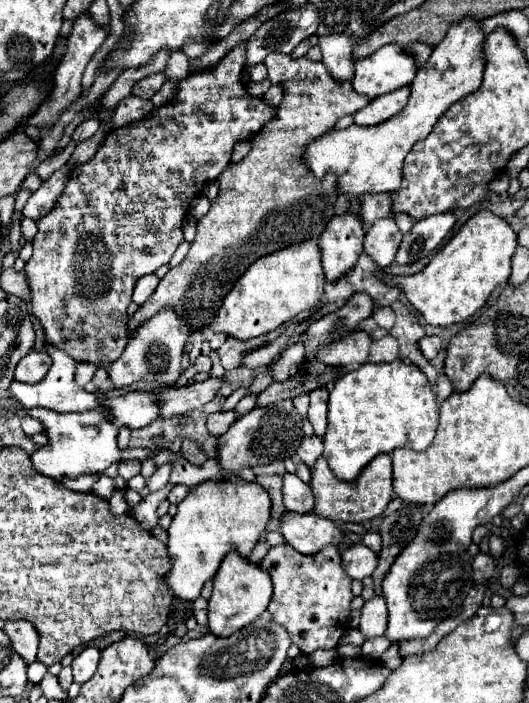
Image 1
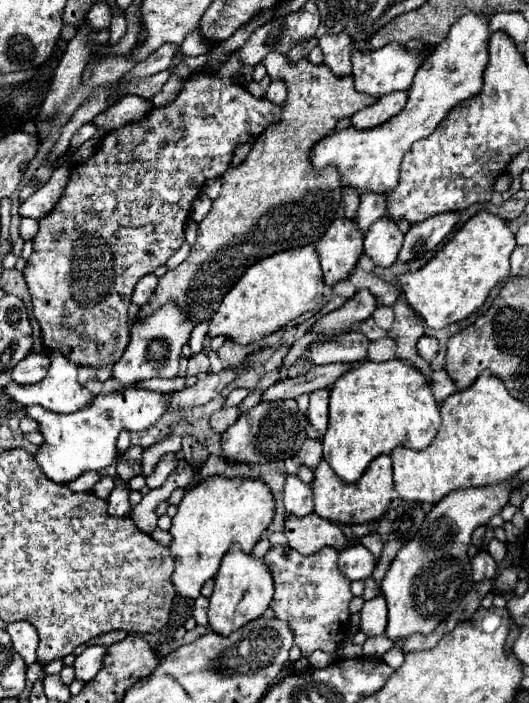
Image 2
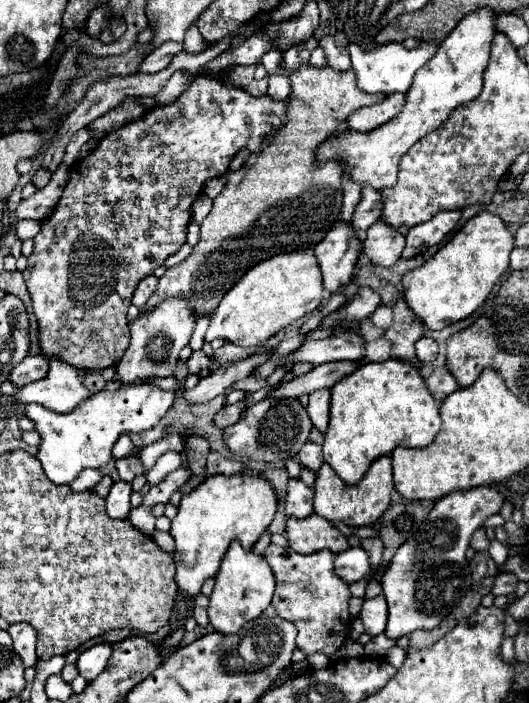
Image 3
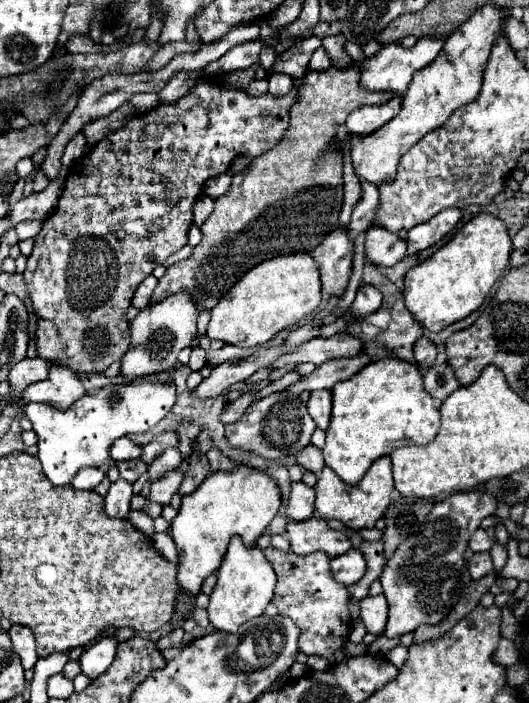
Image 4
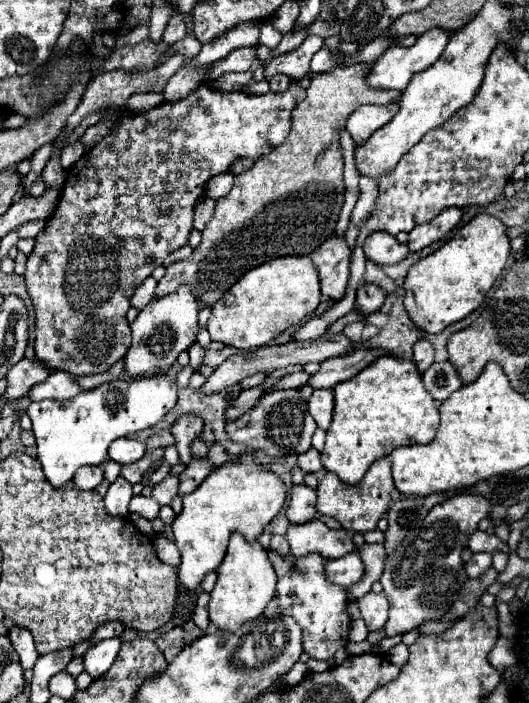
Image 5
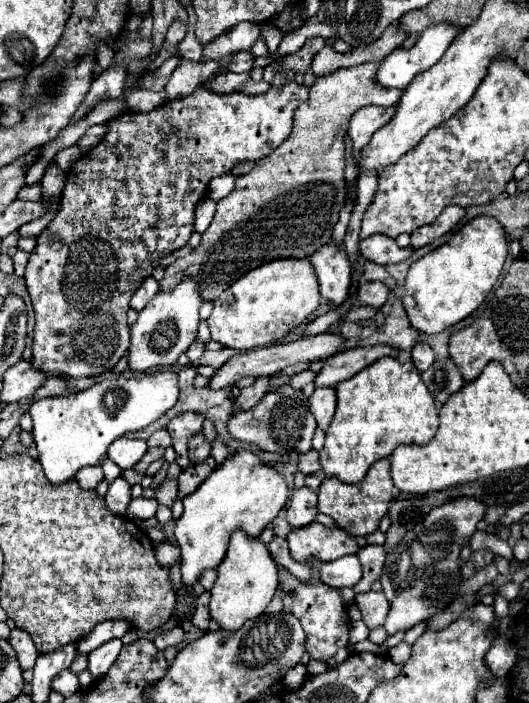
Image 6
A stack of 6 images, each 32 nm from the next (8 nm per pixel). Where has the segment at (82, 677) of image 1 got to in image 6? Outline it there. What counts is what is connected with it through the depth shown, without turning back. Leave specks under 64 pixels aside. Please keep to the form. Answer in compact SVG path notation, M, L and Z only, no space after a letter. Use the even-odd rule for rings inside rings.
M114 638L114 640L104 642L102 646L98 646L96 650L92 650L88 654L88 670L90 670L90 674L92 674L94 680L98 680L100 676L104 676L110 670L110 666L118 658L120 648L122 648L122 640Z

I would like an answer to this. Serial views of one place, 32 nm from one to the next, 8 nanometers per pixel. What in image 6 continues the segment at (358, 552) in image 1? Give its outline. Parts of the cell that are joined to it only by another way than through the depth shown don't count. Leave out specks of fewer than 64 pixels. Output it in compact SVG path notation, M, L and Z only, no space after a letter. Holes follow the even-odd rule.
M348 554L334 562L320 564L320 574L326 584L336 588L348 588L362 578L362 564L356 554Z

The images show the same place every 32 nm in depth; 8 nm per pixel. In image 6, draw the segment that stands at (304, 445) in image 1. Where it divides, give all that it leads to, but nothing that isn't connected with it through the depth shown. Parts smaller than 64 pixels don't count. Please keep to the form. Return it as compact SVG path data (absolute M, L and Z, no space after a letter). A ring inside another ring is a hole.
M312 448L304 454L300 454L300 460L298 460L298 470L304 472L304 474L316 474L320 472L320 460L318 460L318 452Z

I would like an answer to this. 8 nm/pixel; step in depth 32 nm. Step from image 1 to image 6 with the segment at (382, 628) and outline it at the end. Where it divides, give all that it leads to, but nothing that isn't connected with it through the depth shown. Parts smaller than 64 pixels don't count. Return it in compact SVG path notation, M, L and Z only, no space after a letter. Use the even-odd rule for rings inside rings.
M370 590L370 592L364 592L364 594L356 596L354 602L360 608L362 620L366 622L366 626L370 630L374 630L374 628L384 624L386 616L388 616L388 610L390 610L390 604L388 604L384 592L372 592Z

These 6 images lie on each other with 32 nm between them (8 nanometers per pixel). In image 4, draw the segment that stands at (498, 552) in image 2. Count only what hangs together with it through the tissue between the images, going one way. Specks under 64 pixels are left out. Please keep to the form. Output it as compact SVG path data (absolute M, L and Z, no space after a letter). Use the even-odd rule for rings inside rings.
M496 542L496 544L492 546L492 550L490 550L490 556L492 556L492 562L494 562L496 572L500 572L500 570L502 570L502 566L506 564L506 558L508 558L506 548L504 548L500 542Z

